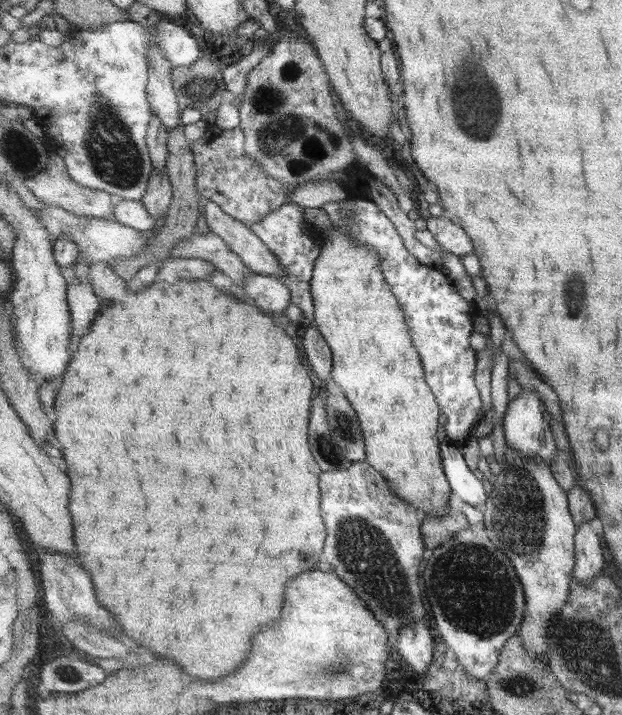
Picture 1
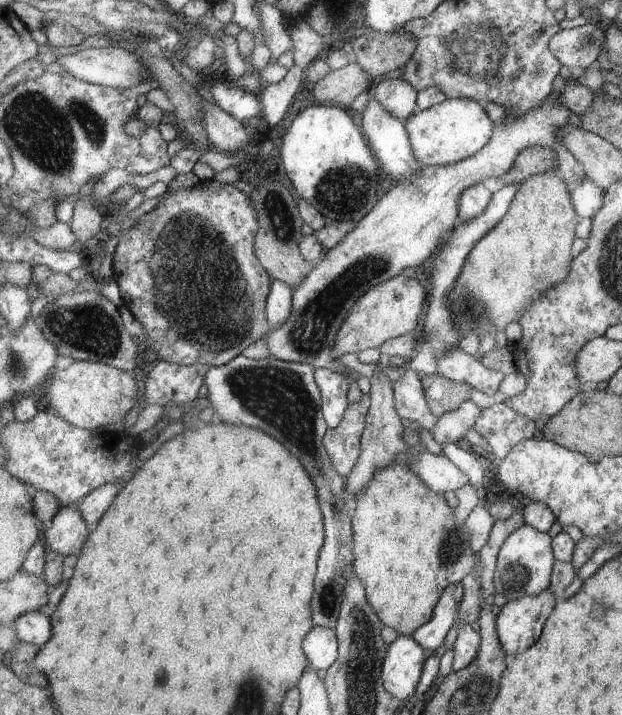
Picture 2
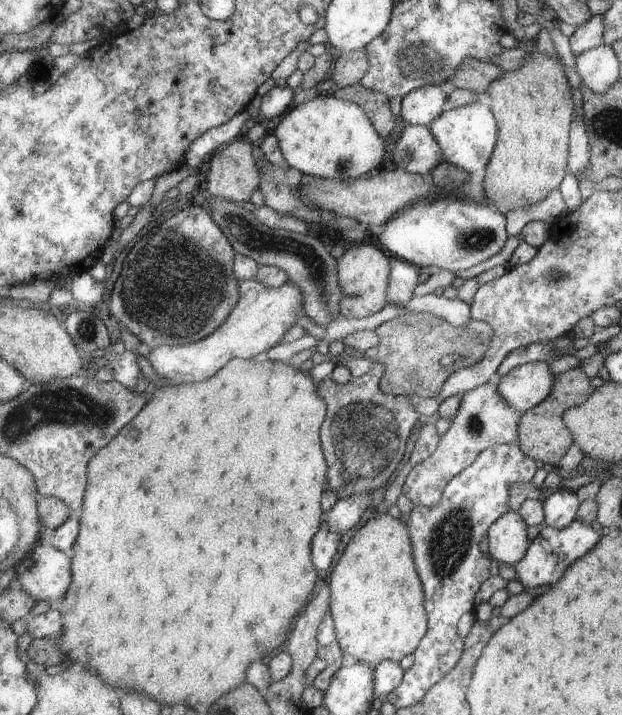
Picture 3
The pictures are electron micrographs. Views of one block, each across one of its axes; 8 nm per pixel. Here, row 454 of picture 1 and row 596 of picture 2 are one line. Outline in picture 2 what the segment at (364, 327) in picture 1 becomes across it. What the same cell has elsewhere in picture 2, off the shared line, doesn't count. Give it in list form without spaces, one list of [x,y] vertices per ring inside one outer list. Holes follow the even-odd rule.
[[[402,458],[398,463],[393,463],[387,468],[379,469],[375,476],[371,479],[369,485],[362,493],[358,494],[354,502],[354,516],[352,518],[352,526],[354,527],[354,574],[366,586],[366,593],[371,606],[374,606],[375,612],[382,618],[382,621],[389,627],[396,629],[400,635],[413,635],[414,632],[427,624],[434,615],[434,608],[441,600],[443,591],[455,583],[460,583],[467,574],[473,574],[475,565],[477,564],[477,553],[471,544],[470,530],[466,523],[457,524],[455,520],[455,510],[451,508],[451,504],[447,502],[447,498],[443,493],[435,492],[420,476],[417,474],[406,461],[402,463]]]

